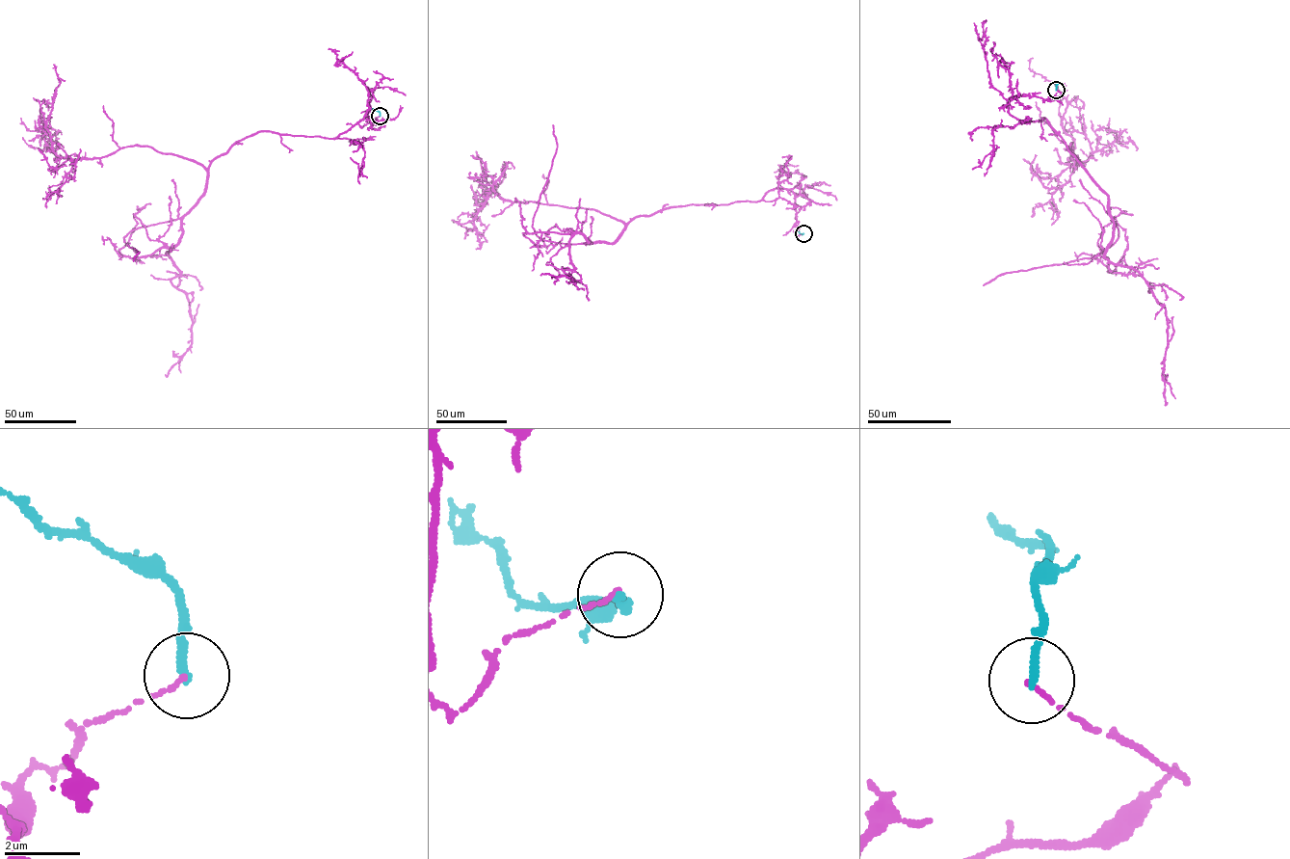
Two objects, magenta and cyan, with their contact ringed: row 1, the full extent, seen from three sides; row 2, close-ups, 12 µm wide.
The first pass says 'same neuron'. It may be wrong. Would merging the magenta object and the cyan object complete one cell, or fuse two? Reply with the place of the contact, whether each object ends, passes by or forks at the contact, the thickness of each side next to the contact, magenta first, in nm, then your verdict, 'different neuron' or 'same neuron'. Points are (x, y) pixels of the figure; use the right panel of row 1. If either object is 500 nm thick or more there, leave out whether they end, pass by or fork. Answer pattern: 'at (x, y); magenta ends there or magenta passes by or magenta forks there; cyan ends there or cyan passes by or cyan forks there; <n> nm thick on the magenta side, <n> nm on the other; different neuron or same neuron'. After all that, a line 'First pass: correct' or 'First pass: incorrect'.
at (1056, 90); magenta ends there; cyan ends there; 100 nm thick on the magenta side, 240 nm on the other; different neuron
First pass: incorrect

